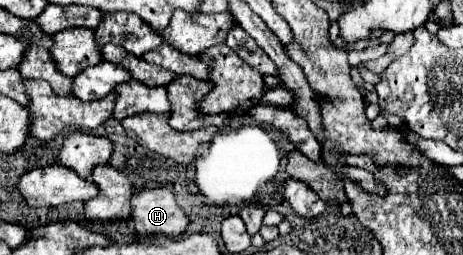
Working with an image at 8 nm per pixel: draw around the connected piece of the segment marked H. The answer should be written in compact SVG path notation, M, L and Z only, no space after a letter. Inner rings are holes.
M162 187L134 193L132 219L142 237L178 237L190 221L174 195Z

